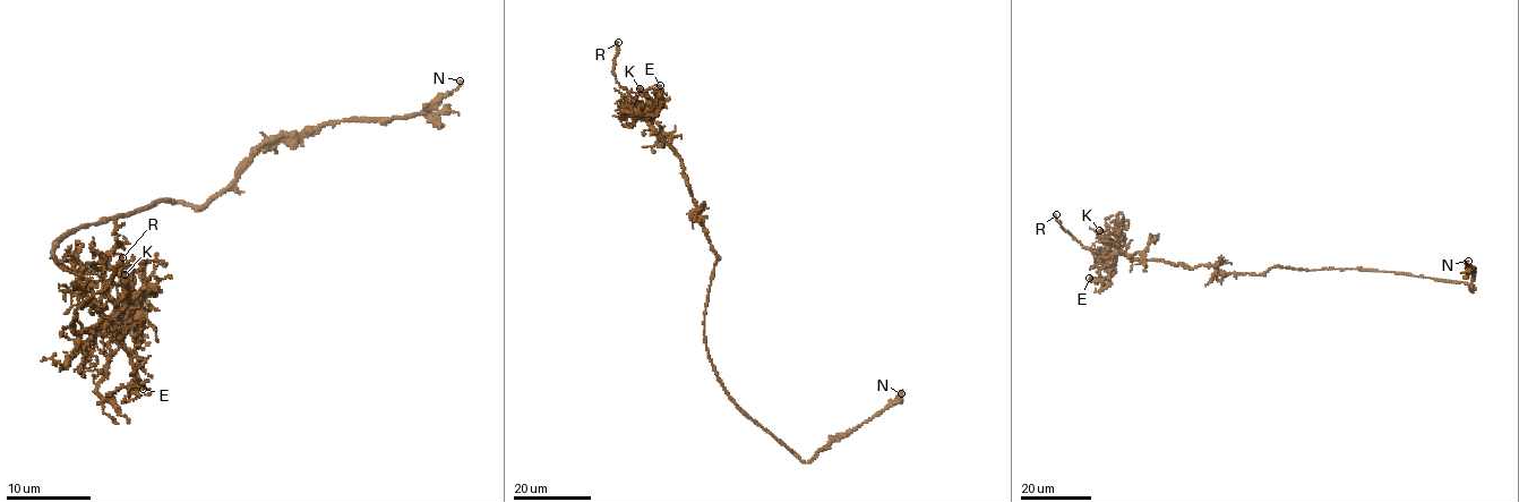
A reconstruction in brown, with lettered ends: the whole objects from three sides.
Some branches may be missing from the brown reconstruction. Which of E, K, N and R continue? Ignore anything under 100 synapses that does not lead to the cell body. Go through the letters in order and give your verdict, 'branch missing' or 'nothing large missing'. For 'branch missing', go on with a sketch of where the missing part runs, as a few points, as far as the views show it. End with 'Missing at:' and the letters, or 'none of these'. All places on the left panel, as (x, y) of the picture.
E: nothing large missing
K: nothing large missing
N: nothing large missing
R: branch missing; course (122, 257), (125, 252), (196, 203), (215, 180), (228, 133), (249, 104), (267, 17)
Missing at: R

